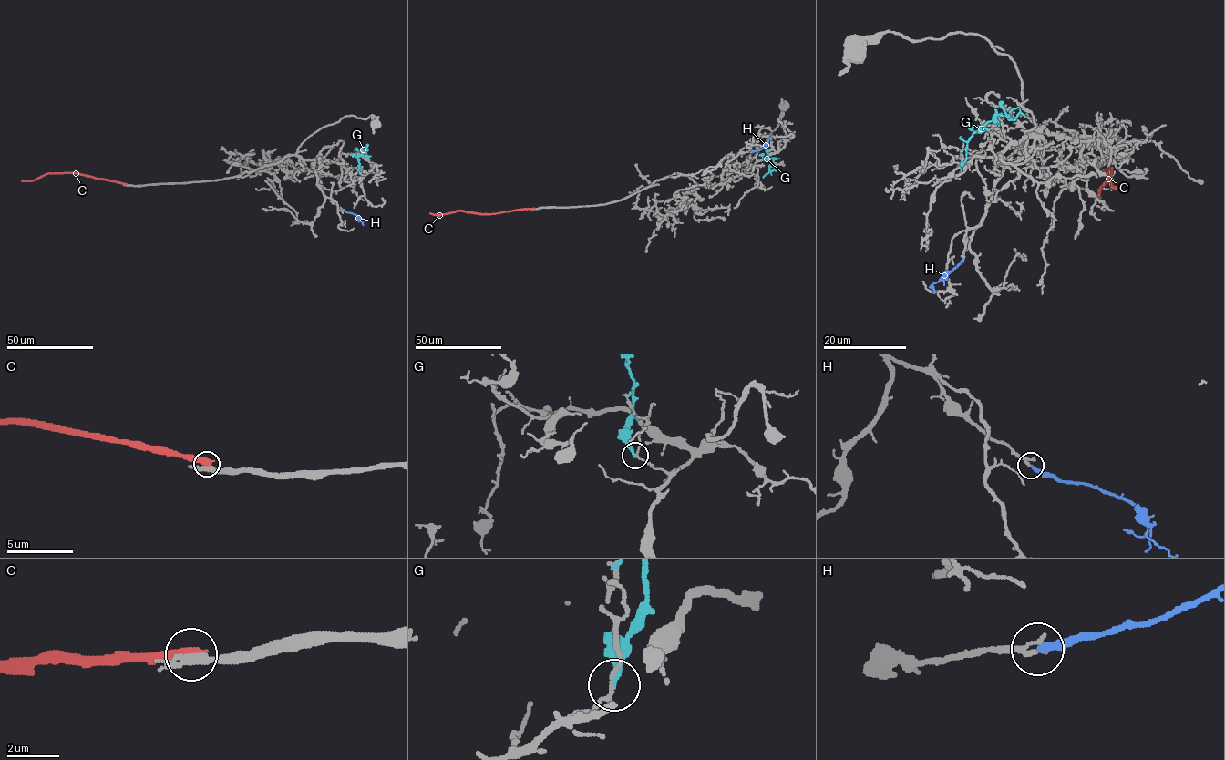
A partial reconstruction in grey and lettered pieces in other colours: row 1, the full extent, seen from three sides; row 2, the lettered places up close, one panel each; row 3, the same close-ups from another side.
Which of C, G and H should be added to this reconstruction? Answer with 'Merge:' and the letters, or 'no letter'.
Merge: H

